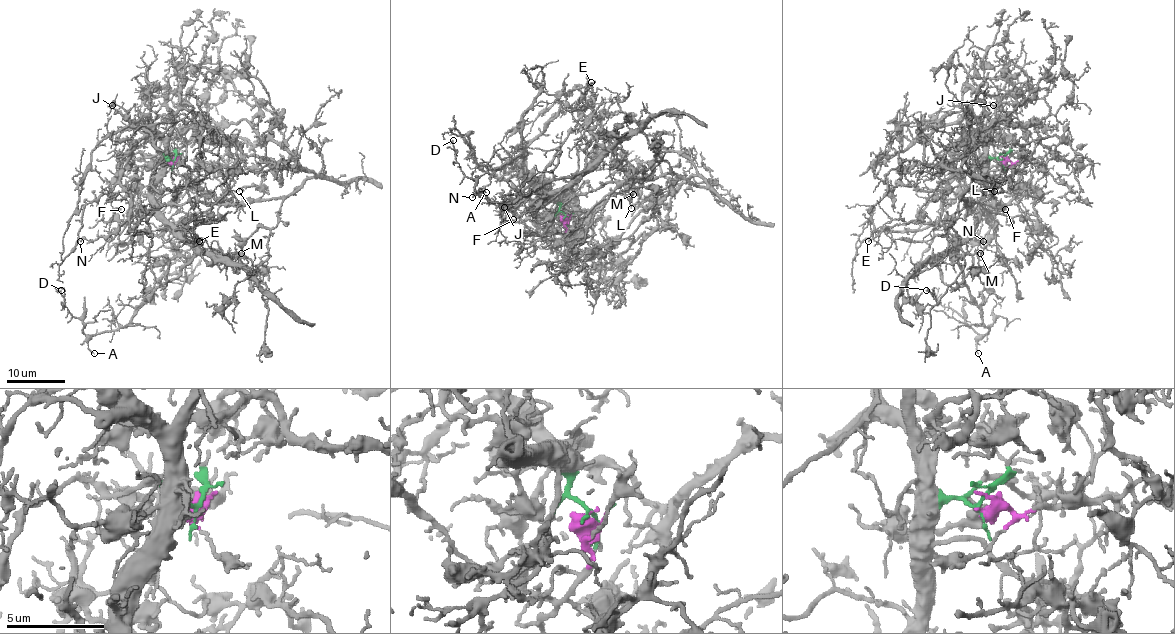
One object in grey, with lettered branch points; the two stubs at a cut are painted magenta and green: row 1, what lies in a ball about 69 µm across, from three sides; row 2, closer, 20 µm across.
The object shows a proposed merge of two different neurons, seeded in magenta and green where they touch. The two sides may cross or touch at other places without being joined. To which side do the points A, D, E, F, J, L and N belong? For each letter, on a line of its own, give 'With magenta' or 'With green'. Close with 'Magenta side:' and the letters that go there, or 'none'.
A: With green
D: With green
E: With green
F: With green
J: With green
L: With magenta
N: With green
Magenta side: L

